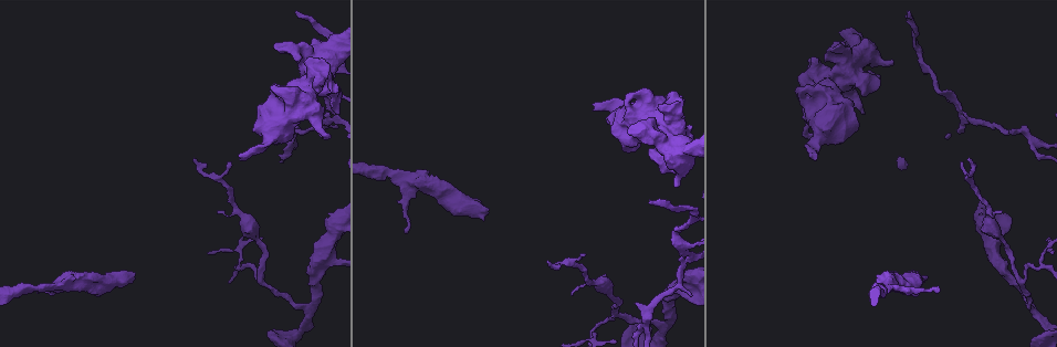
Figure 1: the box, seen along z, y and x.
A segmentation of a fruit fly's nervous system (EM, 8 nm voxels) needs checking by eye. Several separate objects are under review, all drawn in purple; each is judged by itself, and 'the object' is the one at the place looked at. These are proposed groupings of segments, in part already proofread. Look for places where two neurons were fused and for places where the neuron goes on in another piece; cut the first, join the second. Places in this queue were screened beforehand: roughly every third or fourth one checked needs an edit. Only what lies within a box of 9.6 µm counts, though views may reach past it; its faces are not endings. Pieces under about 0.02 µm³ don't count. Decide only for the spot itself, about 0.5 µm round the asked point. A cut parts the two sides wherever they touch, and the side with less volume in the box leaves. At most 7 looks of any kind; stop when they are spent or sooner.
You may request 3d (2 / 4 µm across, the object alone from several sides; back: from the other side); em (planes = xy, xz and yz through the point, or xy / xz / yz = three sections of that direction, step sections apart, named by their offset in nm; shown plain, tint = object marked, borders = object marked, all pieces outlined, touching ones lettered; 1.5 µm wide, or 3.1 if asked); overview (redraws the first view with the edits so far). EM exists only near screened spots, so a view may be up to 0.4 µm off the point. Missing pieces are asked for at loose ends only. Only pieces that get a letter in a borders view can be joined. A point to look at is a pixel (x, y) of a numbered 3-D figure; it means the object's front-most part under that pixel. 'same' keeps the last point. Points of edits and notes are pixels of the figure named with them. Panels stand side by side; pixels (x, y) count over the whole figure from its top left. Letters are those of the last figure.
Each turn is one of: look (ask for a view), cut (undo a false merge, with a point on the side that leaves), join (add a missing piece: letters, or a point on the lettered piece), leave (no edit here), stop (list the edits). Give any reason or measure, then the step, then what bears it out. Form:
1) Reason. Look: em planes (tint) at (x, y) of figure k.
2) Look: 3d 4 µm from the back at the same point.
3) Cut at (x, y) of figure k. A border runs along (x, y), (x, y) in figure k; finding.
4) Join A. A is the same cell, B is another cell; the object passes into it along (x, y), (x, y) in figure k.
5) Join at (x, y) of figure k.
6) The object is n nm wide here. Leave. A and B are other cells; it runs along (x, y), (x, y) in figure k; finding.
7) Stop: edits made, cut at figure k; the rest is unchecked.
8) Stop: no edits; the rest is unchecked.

Thick end. Look: 3d 4 µm at (482, 220) of figure 1.

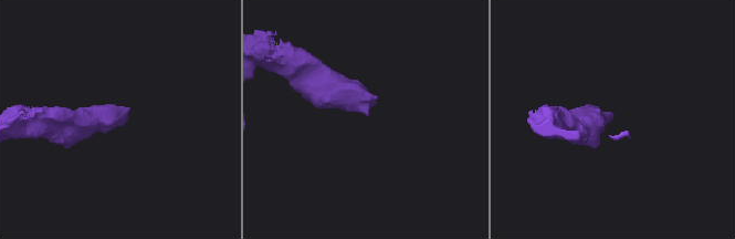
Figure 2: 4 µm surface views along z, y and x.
Need the tissue. Look: em yz step 4 (plain) at (120, 114) of figure 2.

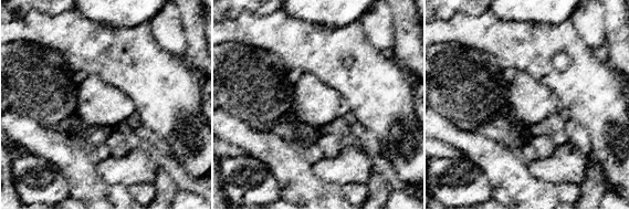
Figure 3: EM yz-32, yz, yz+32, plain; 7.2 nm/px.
What lies round it. Look: em yz step 4 (borders) at the same point.

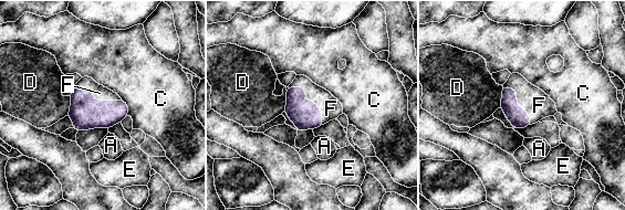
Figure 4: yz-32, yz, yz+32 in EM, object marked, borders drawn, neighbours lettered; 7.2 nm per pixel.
Join F. F is the same cell, A, C, D and E are other cells; the object passes into it along (305, 115), (308, 101), (331, 108) in figure 4; the neuron continues.

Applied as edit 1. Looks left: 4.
Look: overview.

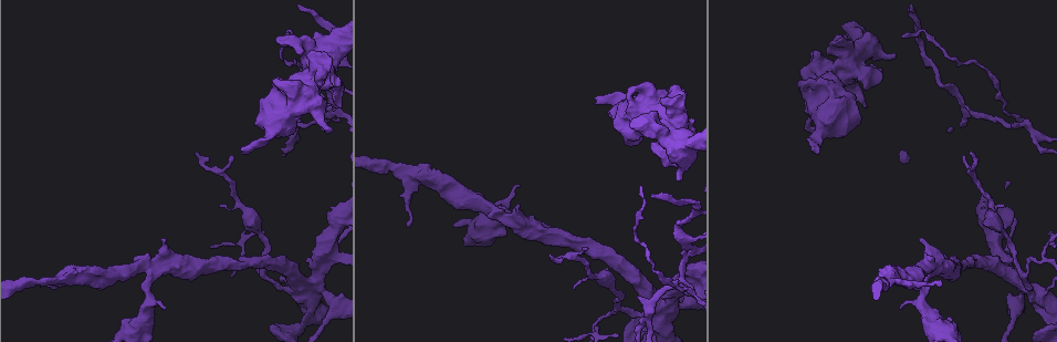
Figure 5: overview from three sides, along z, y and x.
Look: em planes (borders) at (818, 150) of figure 5.

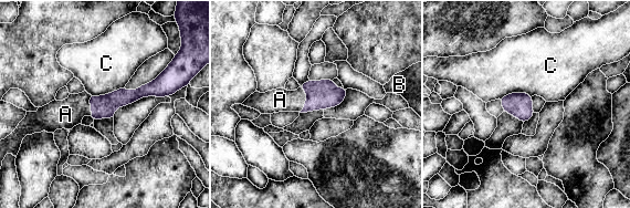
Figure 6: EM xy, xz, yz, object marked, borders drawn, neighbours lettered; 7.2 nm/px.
Join A. A is the same cell, B and C are other cells; the object passes into it along (323, 94), (306, 100), (280, 100) in figure 6; it goes on there.

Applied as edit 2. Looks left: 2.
Stop: edits made, join at figure 4, join at figure 6; the rest is unchecked.

